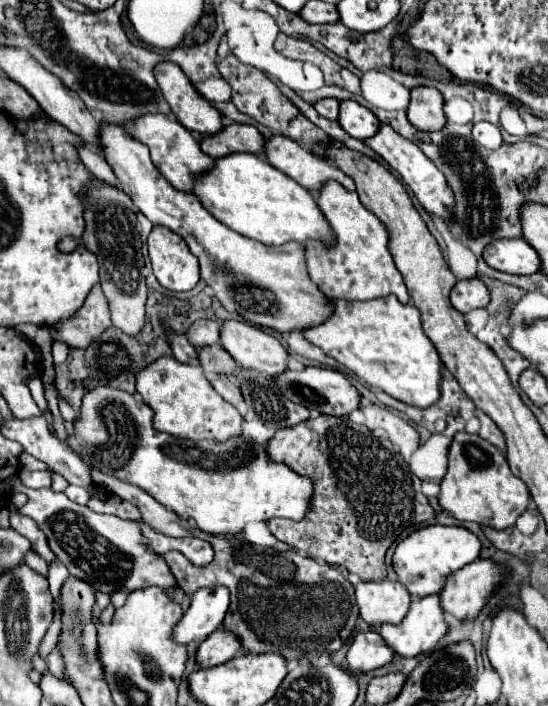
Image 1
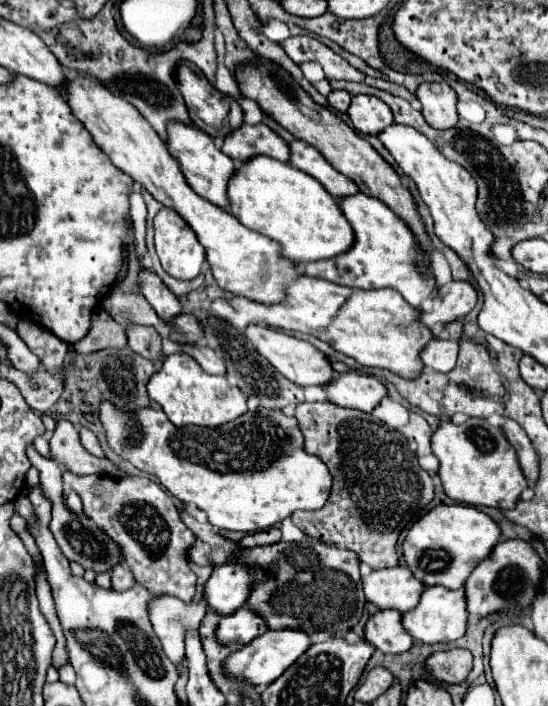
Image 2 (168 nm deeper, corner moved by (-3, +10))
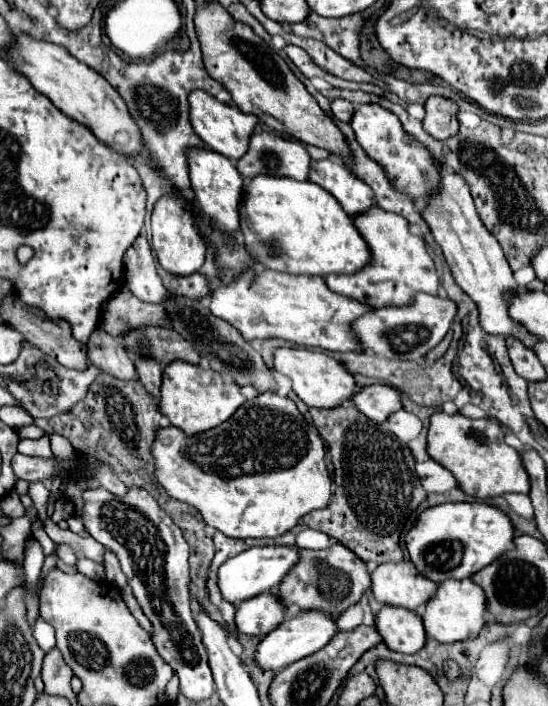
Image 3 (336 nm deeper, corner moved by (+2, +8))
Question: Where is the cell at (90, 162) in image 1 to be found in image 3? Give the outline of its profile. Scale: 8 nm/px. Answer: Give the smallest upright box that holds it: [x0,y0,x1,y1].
[123,235,167,303]

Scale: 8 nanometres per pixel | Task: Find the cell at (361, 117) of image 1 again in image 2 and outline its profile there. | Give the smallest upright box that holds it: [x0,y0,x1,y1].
[348,95,392,135]

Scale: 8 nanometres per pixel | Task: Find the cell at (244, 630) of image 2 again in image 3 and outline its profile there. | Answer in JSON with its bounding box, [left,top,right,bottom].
[237,593,287,635]

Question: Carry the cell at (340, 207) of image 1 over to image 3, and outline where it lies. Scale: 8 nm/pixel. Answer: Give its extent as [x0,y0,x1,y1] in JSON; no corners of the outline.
[325,207,439,307]

